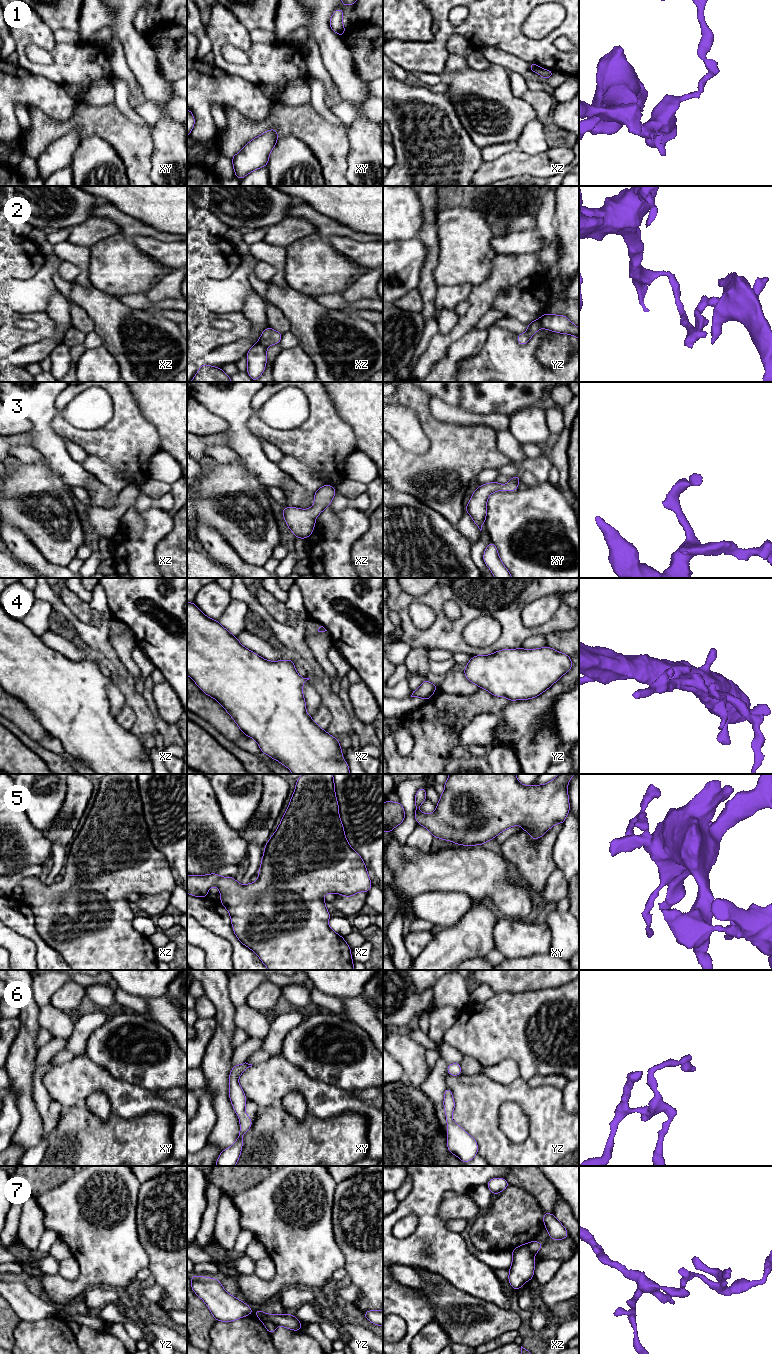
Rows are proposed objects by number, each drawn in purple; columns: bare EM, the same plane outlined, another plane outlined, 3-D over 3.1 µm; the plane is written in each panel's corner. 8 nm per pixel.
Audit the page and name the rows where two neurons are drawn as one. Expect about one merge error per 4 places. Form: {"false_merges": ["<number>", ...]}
{"false_merges": ["2", "7"]}

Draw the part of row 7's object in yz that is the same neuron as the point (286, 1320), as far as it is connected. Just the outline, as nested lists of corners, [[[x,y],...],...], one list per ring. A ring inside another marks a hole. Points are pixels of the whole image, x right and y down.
[[[260,1309],[255,1310],[255,1314],[263,1323],[269,1322],[276,1327],[283,1326],[289,1330],[294,1331],[301,1331],[302,1329],[301,1322],[297,1318],[295,1318],[293,1314],[285,1313],[282,1315],[278,1315],[271,1313],[270,1315],[268,1315],[265,1312],[262,1312]]]

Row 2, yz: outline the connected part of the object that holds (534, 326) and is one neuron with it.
[[[538,318],[534,321],[532,321],[531,323],[527,324],[528,328],[527,331],[523,334],[519,334],[517,335],[517,342],[520,345],[526,345],[529,340],[531,339],[531,337],[539,330],[542,328],[541,325],[541,318]]]

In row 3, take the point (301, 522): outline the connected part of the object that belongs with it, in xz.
[[[324,484],[314,495],[314,505],[310,509],[300,509],[292,506],[282,508],[284,520],[296,538],[307,539],[315,527],[316,517],[329,508],[336,493],[336,489]]]

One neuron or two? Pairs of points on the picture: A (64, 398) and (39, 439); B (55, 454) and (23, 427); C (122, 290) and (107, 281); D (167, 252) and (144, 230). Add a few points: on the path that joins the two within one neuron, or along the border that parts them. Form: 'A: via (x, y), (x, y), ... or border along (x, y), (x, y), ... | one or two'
A: border along (60, 392), (51, 422), (57, 434) | two
B: border along (32, 423), (32, 427), (24, 433) | two
C: via (118, 286), (111, 281) | one
D: border along (129, 239), (139, 235), (150, 235), (172, 241) | two

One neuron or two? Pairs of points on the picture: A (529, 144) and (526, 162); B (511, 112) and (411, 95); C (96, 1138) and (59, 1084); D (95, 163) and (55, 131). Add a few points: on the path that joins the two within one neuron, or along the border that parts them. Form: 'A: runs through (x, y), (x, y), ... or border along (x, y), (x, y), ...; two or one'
A: border along (549, 146), (533, 154), (528, 154), (519, 149); two
B: border along (445, 92), (461, 123); two
C: border along (83, 1102), (64, 1109); two
D: border along (82, 139), (88, 136), (99, 136), (105, 141); two

